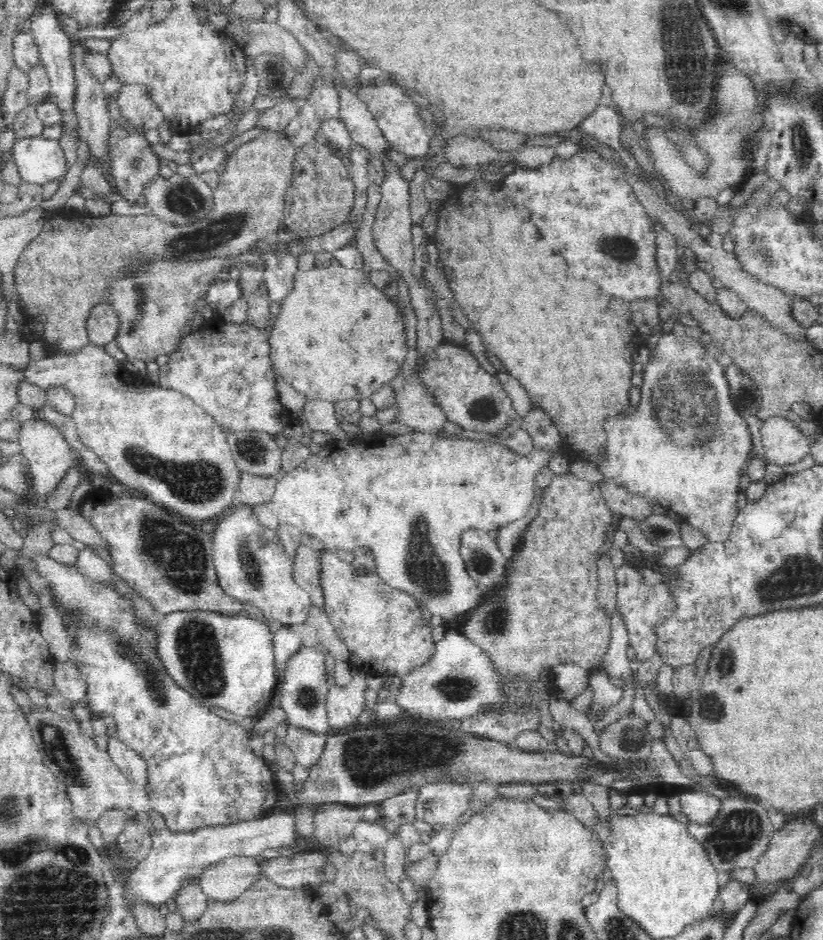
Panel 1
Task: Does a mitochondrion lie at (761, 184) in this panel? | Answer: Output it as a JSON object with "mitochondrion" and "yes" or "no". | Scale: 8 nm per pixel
{"mitochondrion":"no"}

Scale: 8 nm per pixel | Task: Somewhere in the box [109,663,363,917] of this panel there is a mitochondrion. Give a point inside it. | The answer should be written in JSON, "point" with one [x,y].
{"point":[307,699]}

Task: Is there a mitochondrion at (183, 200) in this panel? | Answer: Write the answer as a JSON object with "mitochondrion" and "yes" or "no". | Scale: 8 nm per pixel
{"mitochondrion":"yes"}

